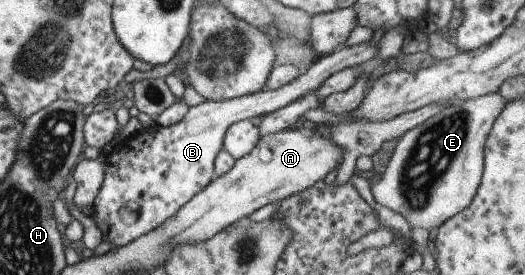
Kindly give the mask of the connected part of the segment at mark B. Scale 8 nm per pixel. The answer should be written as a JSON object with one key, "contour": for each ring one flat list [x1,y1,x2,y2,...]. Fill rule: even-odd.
{"contour":[[369,40,369,42,339,48,329,56,322,57,321,60,315,62,305,72,305,75,283,86,283,88,279,88,279,90,263,90,229,100,204,101,203,104,191,107,189,112,185,114,185,118,173,126,145,128,131,136,127,136,125,140,121,140,108,153,105,178,103,178,103,184,101,184,101,188,97,192,97,198,92,204,92,218,97,228,102,232,102,240,104,242,111,242,113,248,121,248,121,246,127,246,129,242,149,234,155,228,163,226,165,220,173,218,181,210,181,206,187,204,196,194,208,187,209,183,216,176,214,160,224,145,224,136,227,130,229,130,229,126,244,120,251,120,255,117,267,116,267,114,275,112,278,108,291,104,293,100,303,98,305,92,307,94,313,92,315,88,319,88,325,82,326,78,329,78,329,75,343,70,343,68,371,64,380,51,378,49,379,44,380,41,375,43]]}

